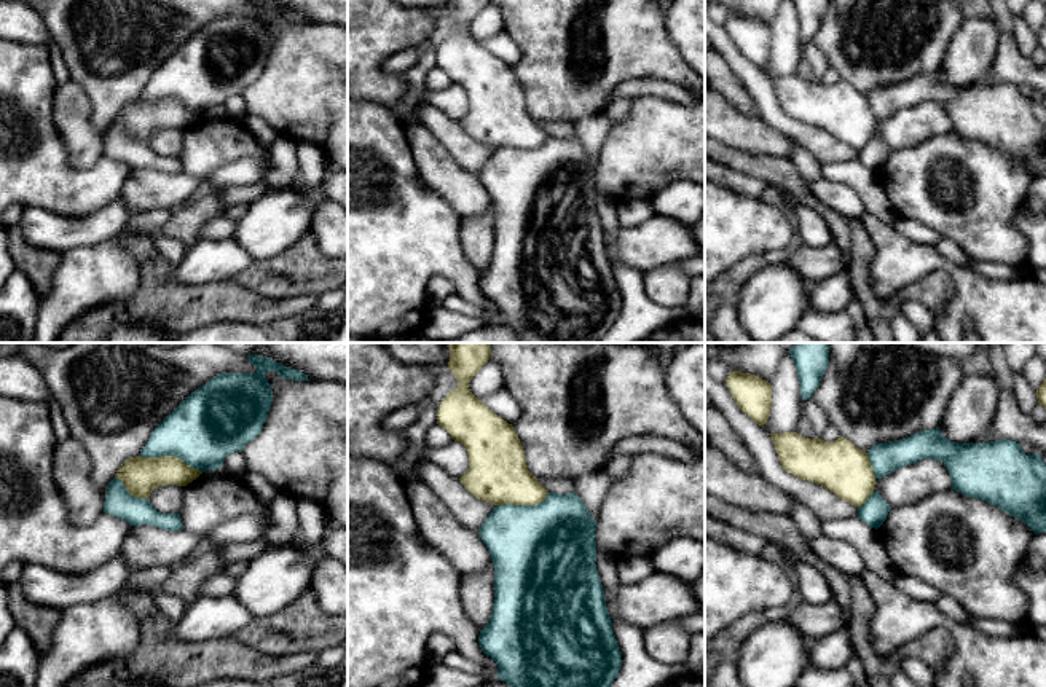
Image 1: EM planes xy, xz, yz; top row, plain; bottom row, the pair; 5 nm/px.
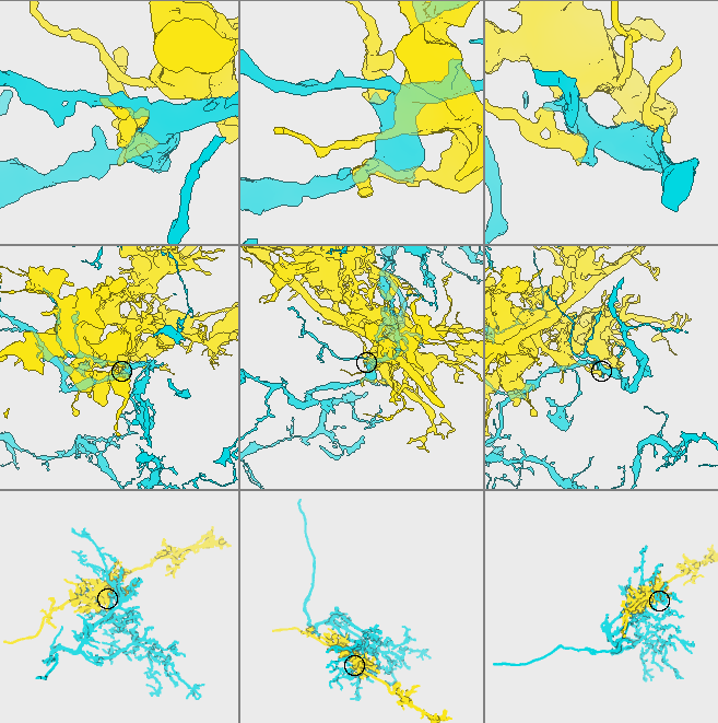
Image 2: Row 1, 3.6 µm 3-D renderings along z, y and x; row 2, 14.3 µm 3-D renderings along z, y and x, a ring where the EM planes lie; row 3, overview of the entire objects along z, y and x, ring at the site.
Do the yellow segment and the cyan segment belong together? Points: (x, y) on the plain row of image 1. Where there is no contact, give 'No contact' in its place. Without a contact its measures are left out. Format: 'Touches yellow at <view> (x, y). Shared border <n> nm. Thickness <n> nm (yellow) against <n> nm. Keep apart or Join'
Touches yellow at xy (171, 99). Shared border 340 nm. Thickness 190 nm (yellow) against 360 nm. Keep apart

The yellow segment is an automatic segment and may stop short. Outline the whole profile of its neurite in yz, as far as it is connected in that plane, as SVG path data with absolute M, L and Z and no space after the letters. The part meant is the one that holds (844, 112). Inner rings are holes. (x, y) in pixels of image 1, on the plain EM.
M797 75L770 77L781 110L802 123L816 126L839 142L861 150L875 132L875 118L866 94L850 83L805 81Z

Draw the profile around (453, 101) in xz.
M451 83L442 91L424 89L421 94L424 104L434 105L453 120L462 120L469 112L469 97L461 84Z

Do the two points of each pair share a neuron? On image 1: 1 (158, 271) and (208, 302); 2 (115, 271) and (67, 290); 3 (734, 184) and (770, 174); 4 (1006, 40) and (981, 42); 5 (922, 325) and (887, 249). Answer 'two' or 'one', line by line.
1: one
2: one
3: two
4: two
5: two

